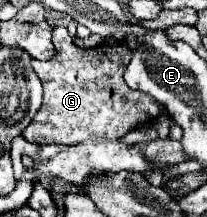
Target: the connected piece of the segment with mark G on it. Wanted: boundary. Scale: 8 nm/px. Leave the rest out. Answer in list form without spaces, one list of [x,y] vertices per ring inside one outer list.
[[[65,26],[53,30],[53,42],[57,56],[47,62],[33,62],[45,96],[35,120],[23,130],[25,140],[33,144],[81,144],[89,138],[117,140],[159,114],[159,104],[151,96],[127,88],[123,80],[125,64],[131,60],[131,52],[125,44],[83,50],[71,42]]]

